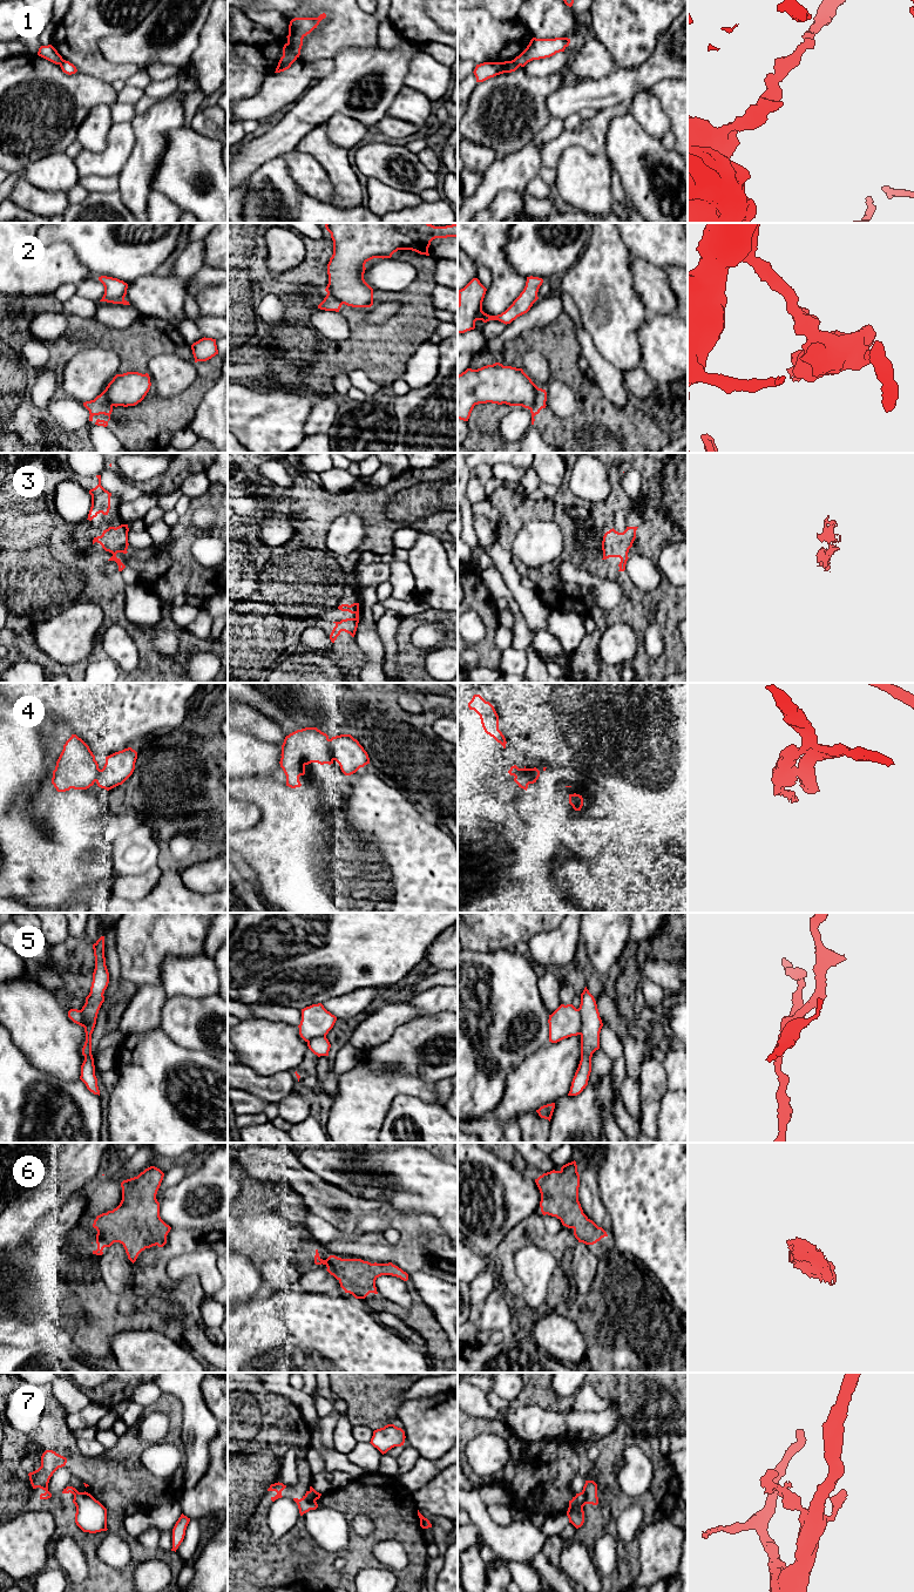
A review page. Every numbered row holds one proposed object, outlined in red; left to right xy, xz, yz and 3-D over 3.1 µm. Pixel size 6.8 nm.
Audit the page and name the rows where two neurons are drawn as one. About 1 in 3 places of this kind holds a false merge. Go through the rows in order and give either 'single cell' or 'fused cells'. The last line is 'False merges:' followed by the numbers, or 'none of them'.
1: fused cells
2: fused cells
3: single cell
4: single cell
5: fused cells
6: single cell
7: fused cells
False merges: 1, 2, 5, 7

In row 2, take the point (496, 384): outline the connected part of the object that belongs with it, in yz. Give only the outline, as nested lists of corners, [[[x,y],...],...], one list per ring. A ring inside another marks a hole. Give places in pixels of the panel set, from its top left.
[[[500,363],[458,375],[458,419],[468,421],[475,405],[497,404],[533,407],[539,387],[522,368]]]

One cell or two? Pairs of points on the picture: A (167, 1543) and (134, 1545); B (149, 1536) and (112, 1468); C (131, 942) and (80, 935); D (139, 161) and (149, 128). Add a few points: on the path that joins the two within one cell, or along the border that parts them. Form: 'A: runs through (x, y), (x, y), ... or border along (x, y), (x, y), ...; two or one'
A: border along (158, 1548), (170, 1550); two
B: border along (136, 1538), (146, 1548), (157, 1549); two
C: border along (87, 925), (86, 940); two
D: runs through (147, 153), (149, 136); one

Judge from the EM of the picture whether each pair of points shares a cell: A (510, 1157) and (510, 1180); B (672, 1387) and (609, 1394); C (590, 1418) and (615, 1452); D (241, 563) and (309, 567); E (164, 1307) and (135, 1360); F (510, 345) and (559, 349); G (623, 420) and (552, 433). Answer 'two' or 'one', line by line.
A: two
B: one
C: two
D: one
E: two
F: one
G: one

